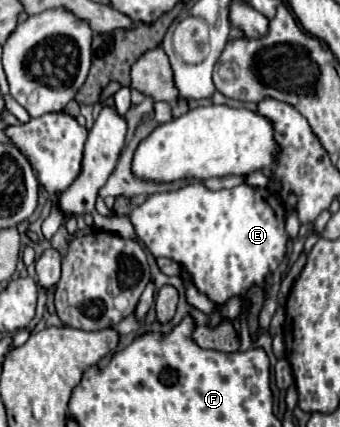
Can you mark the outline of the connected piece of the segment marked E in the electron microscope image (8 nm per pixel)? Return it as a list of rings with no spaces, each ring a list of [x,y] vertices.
[[[195,182],[181,190],[157,192],[151,194],[143,206],[133,208],[129,218],[135,234],[145,242],[153,256],[165,256],[179,262],[193,276],[197,290],[205,292],[217,304],[223,304],[231,296],[245,296],[253,284],[263,286],[265,278],[285,258],[285,208],[273,192],[267,190],[265,198],[265,190],[253,188],[249,184],[209,190],[203,182]]]

